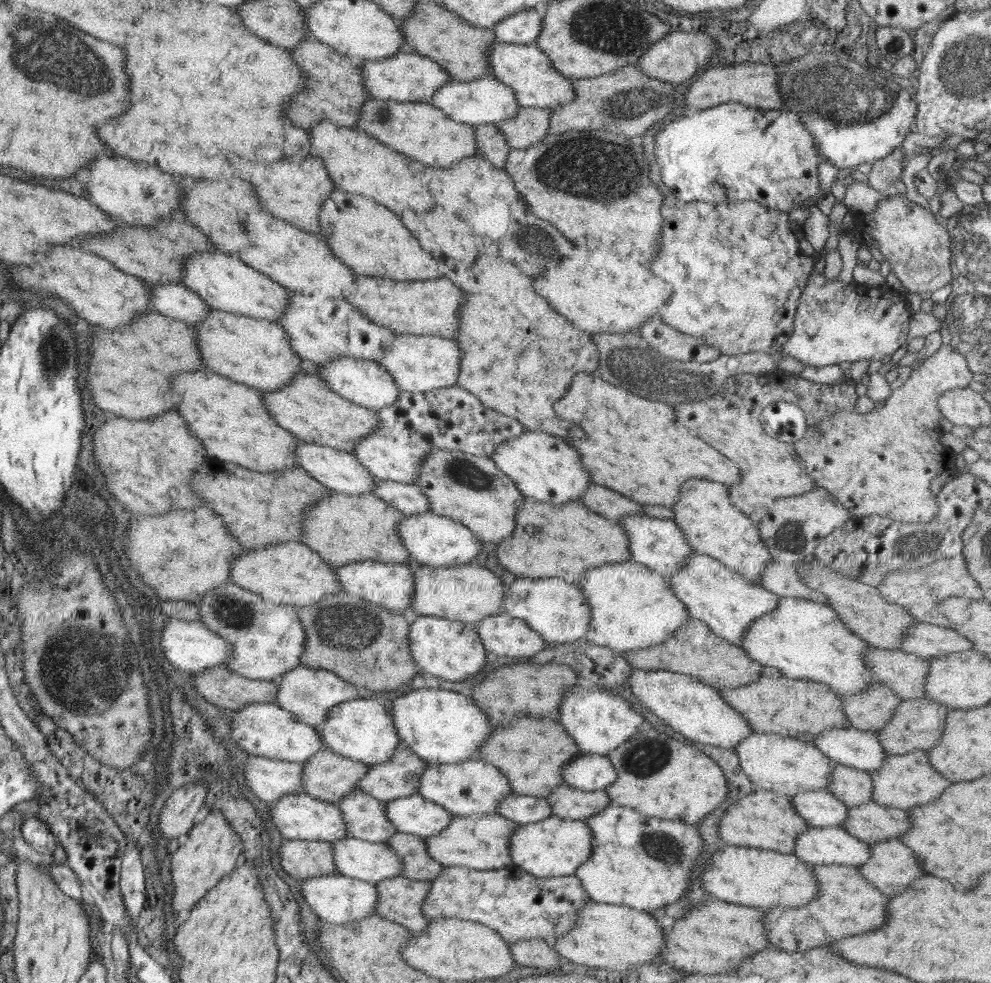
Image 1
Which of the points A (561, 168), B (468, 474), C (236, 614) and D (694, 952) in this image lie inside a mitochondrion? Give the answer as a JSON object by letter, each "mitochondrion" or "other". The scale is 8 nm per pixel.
{"A":"mitochondrion","B":"mitochondrion","C":"mitochondrion","D":"other"}

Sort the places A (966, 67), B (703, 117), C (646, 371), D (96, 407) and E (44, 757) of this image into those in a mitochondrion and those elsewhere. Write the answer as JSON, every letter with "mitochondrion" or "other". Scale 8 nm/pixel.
{"A":"mitochondrion","B":"other","C":"mitochondrion","D":"other","E":"other"}

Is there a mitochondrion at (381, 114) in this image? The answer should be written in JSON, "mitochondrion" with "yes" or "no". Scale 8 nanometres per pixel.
{"mitochondrion":"yes"}

